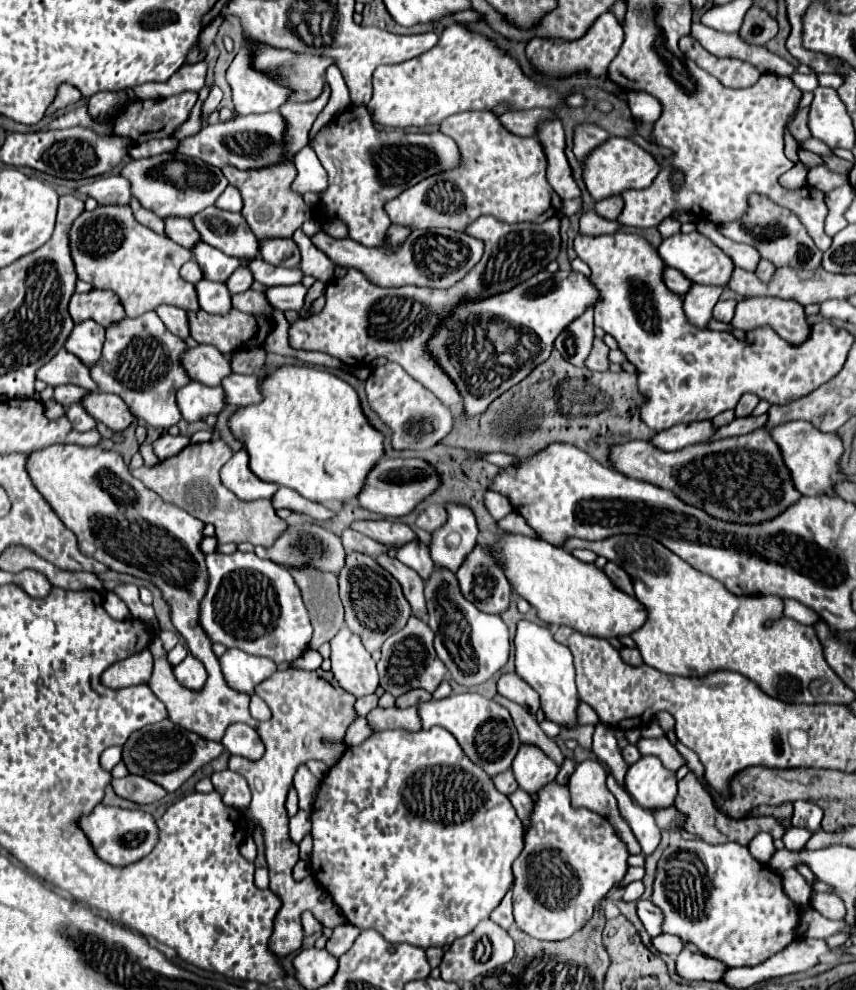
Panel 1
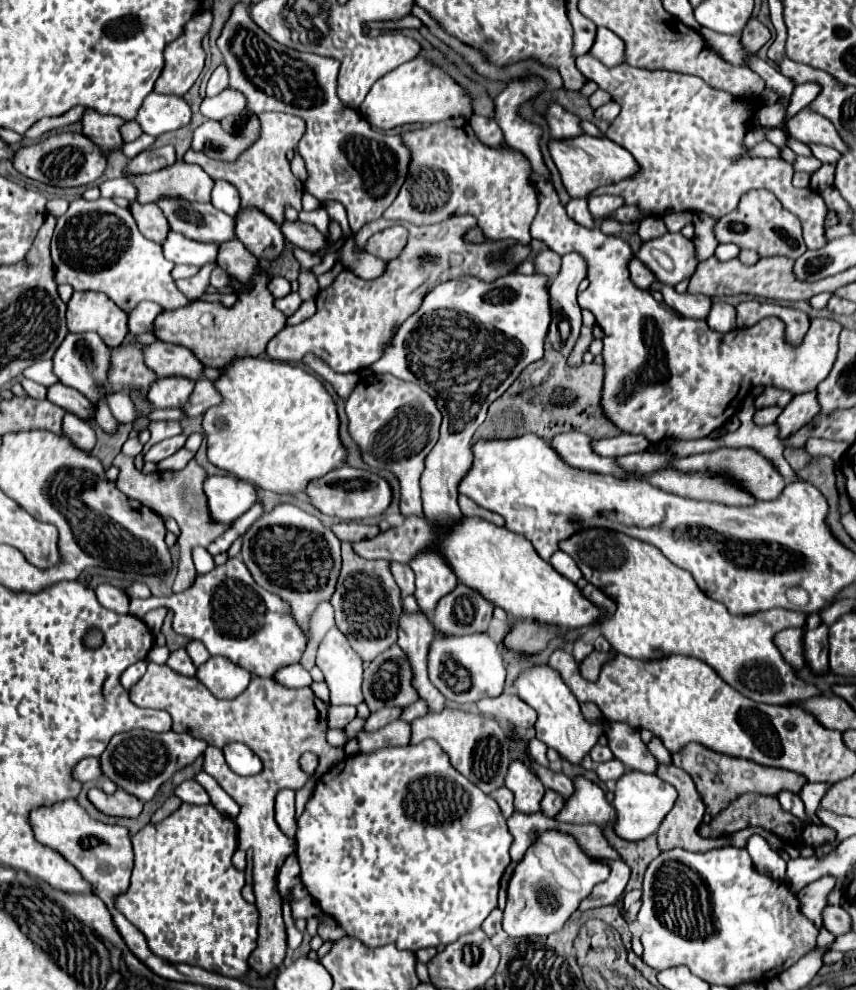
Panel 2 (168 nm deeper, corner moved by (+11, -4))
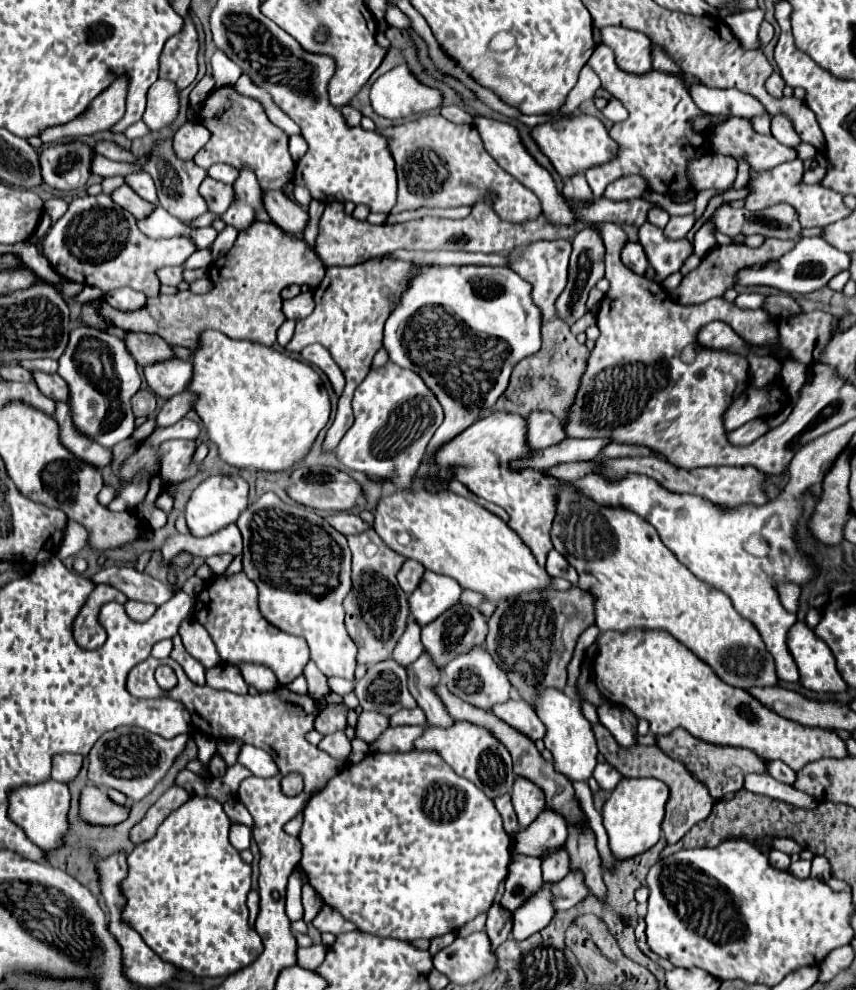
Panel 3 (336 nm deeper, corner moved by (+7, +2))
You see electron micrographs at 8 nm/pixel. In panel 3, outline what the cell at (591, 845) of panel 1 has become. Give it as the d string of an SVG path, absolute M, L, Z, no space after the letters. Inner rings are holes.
M545 883L543 889L531 901L527 901L527 905L523 905L513 913L513 931L511 931L513 939L523 941L531 937L533 933L549 925L551 917L553 917L551 883Z

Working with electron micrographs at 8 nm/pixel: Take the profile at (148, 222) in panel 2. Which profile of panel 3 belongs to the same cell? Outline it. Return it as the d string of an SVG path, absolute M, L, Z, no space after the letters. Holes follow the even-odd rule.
M125 183L111 193L111 199L113 199L119 207L123 207L125 211L129 211L133 217L137 217L137 219L139 219L139 217L147 217L147 213L151 213L151 209L155 207L155 205L143 201L143 199L141 199L131 187L127 187Z

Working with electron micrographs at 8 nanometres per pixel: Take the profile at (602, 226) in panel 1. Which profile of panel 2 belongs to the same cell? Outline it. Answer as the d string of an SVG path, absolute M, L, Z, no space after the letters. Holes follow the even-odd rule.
M571 199L565 209L567 209L567 215L569 215L575 223L579 223L579 225L583 225L583 227L587 227L587 229L593 229L593 227L595 227L593 215L589 213L585 199L579 199L579 201L577 201L577 199Z

